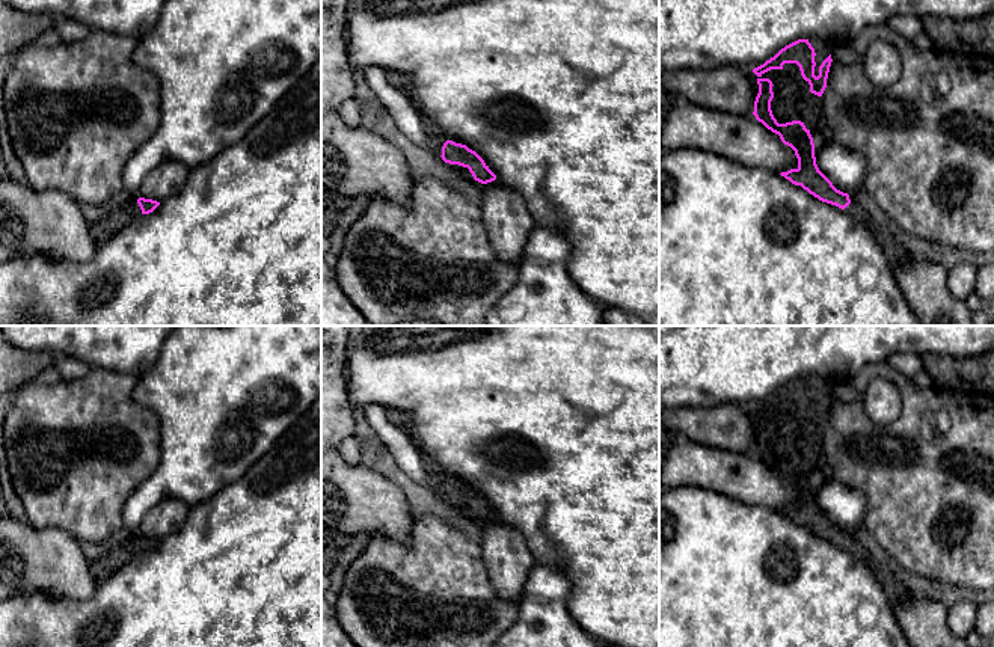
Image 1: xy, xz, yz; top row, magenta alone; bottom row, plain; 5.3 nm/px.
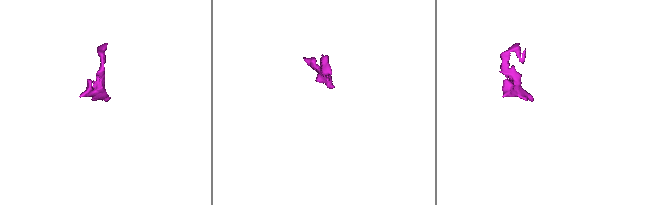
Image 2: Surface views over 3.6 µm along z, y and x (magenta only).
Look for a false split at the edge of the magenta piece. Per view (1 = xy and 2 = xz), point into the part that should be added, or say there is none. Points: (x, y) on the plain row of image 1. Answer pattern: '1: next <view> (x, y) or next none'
1: next xy (106, 557)
2: next xz (423, 501)

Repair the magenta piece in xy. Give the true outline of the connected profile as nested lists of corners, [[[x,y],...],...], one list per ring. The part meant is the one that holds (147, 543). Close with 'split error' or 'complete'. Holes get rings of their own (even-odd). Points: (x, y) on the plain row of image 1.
[[[121,529],[100,543],[80,543],[97,581],[104,581],[140,552],[152,550],[160,540]]] | split error

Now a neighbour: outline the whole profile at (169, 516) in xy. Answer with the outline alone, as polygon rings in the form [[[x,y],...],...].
[[[164,499],[143,516],[136,531],[139,535],[163,540],[184,526],[189,513],[190,507],[179,499]]]

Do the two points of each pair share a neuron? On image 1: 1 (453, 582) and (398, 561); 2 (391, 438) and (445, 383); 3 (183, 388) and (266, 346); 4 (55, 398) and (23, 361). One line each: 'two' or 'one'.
1: one
2: two
3: one
4: two

